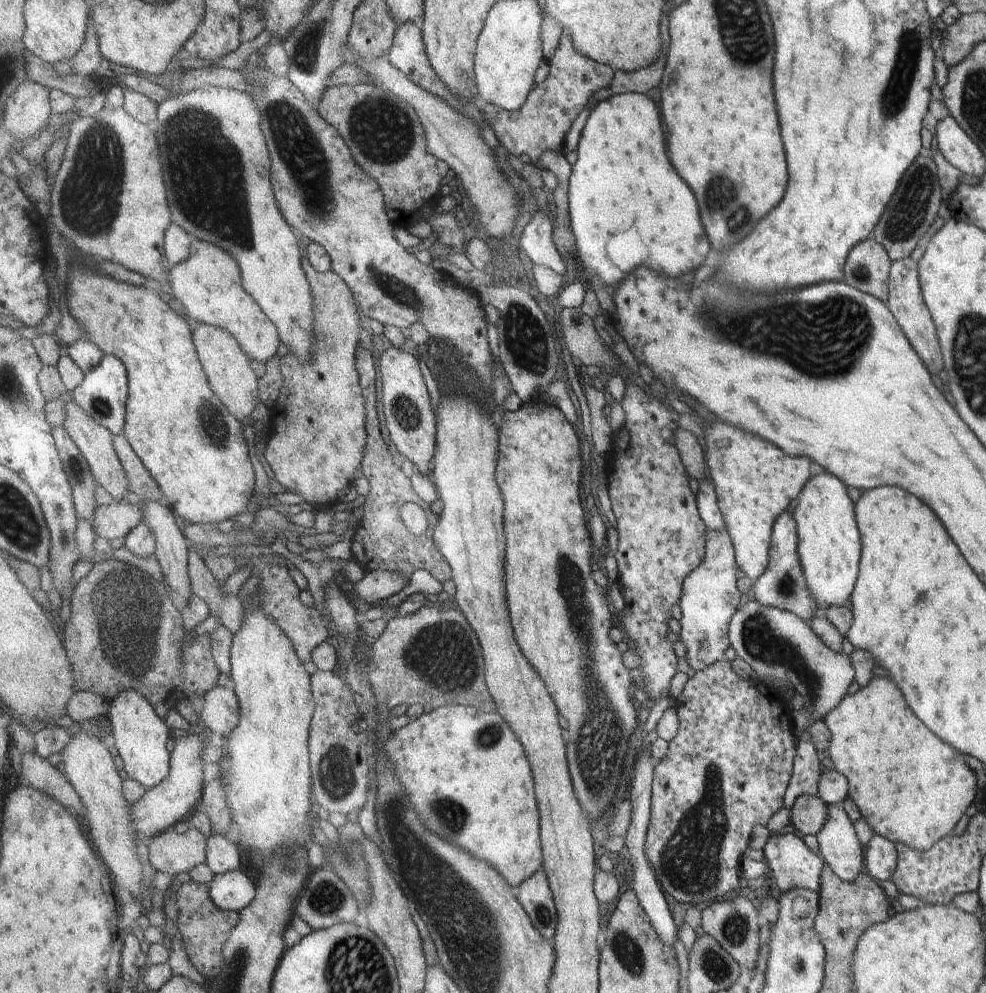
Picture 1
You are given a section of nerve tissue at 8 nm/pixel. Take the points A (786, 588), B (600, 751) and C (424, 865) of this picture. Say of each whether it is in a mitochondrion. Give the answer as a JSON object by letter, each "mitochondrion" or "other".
{"A":"mitochondrion","B":"mitochondrion","C":"mitochondrion"}

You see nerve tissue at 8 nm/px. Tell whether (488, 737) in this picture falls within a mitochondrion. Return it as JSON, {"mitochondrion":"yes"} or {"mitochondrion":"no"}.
{"mitochondrion":"yes"}

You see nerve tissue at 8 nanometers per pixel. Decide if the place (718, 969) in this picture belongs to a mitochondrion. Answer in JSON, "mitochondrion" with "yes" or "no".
{"mitochondrion":"yes"}

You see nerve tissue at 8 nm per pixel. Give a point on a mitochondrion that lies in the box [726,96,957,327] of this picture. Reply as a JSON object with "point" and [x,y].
{"point":[908,212]}

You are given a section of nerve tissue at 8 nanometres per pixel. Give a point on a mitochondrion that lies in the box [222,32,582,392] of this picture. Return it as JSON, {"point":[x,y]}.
{"point":[300,148]}

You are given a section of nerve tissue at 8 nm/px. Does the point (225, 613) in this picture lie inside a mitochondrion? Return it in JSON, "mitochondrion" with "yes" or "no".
{"mitochondrion":"no"}

